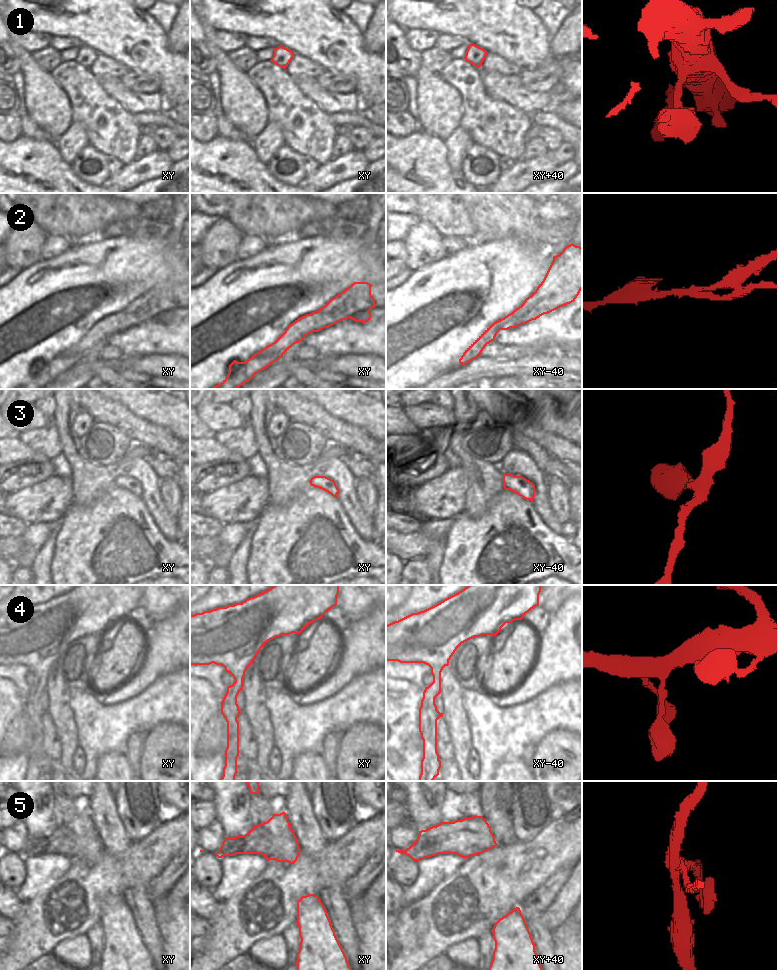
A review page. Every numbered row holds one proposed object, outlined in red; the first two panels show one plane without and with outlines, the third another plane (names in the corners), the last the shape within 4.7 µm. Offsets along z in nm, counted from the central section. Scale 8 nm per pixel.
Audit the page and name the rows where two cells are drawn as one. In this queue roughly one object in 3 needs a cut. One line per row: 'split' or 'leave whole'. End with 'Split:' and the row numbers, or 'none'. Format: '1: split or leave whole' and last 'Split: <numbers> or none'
1: leave whole
2: split
3: leave whole
4: leave whole
5: split
Split: 2, 5

